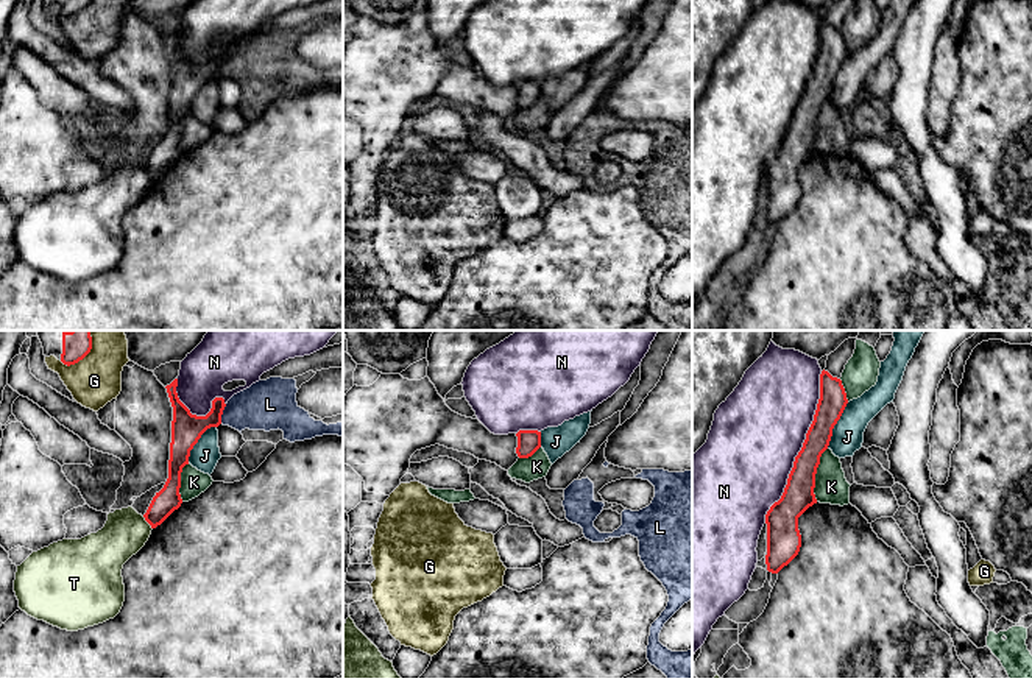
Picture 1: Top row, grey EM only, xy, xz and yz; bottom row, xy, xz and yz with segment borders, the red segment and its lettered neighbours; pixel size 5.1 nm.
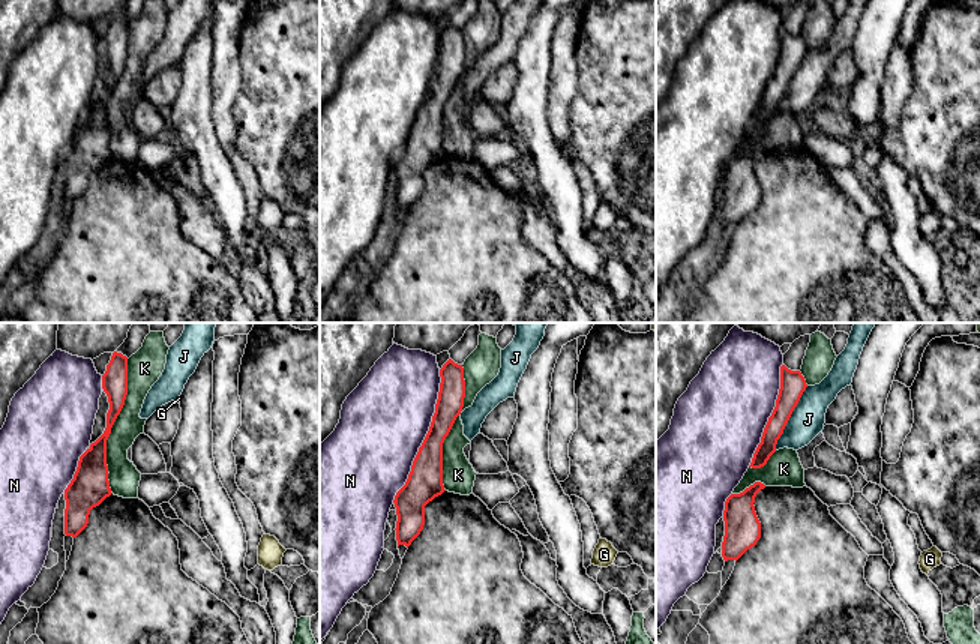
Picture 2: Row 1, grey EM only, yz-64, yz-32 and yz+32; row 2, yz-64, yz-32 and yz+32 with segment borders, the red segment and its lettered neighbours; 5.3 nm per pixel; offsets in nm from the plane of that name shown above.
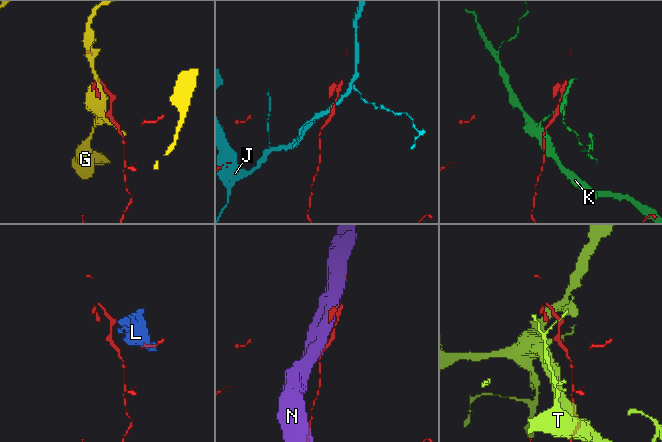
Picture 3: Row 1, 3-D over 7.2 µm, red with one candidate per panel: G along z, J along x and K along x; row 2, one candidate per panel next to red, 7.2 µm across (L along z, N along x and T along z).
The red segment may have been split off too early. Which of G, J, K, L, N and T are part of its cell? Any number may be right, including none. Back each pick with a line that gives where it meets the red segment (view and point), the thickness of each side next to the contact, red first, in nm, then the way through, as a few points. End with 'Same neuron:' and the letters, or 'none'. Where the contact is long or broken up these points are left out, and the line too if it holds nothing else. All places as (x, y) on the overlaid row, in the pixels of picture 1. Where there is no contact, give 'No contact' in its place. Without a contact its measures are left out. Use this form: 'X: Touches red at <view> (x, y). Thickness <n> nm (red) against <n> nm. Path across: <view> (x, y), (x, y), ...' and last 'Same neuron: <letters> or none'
Same neuron: none

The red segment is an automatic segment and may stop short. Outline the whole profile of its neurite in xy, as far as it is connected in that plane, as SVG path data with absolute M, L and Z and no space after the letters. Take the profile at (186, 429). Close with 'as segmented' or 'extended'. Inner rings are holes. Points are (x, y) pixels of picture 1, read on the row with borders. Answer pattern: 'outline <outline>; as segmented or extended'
outline M178 379L165 387L173 407L168 478L164 488L156 493L143 514L151 528L161 525L181 507L182 499L179 488L182 468L189 464L190 450L201 435L207 429L218 427L221 424L221 415L226 407L223 397L215 397L212 401L212 408L206 416L192 415L190 410L179 401L176 387Z; as segmented

